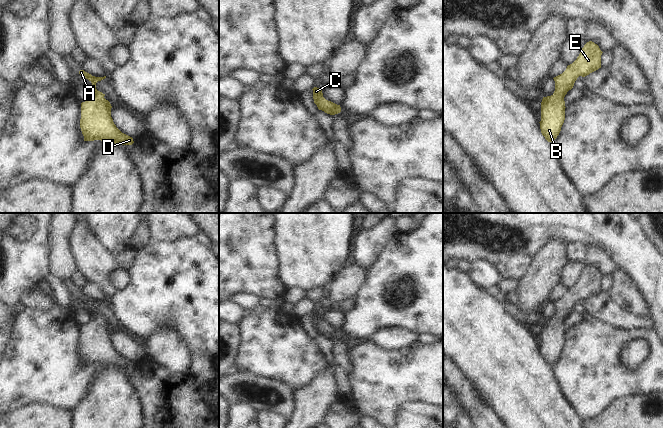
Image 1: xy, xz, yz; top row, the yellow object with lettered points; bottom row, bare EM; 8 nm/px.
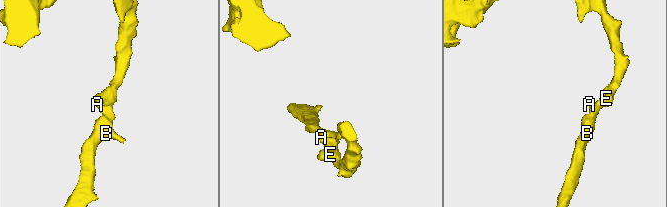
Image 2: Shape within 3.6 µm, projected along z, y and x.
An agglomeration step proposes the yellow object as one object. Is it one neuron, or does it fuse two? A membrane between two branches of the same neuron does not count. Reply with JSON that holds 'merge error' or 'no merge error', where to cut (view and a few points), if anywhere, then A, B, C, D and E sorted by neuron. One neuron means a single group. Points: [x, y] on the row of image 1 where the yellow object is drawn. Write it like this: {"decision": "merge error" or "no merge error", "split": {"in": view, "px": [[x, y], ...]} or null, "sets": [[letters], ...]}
{"decision": "no merge error", "split": null, "sets": [["A", "B", "C", "D", "E"]]}

